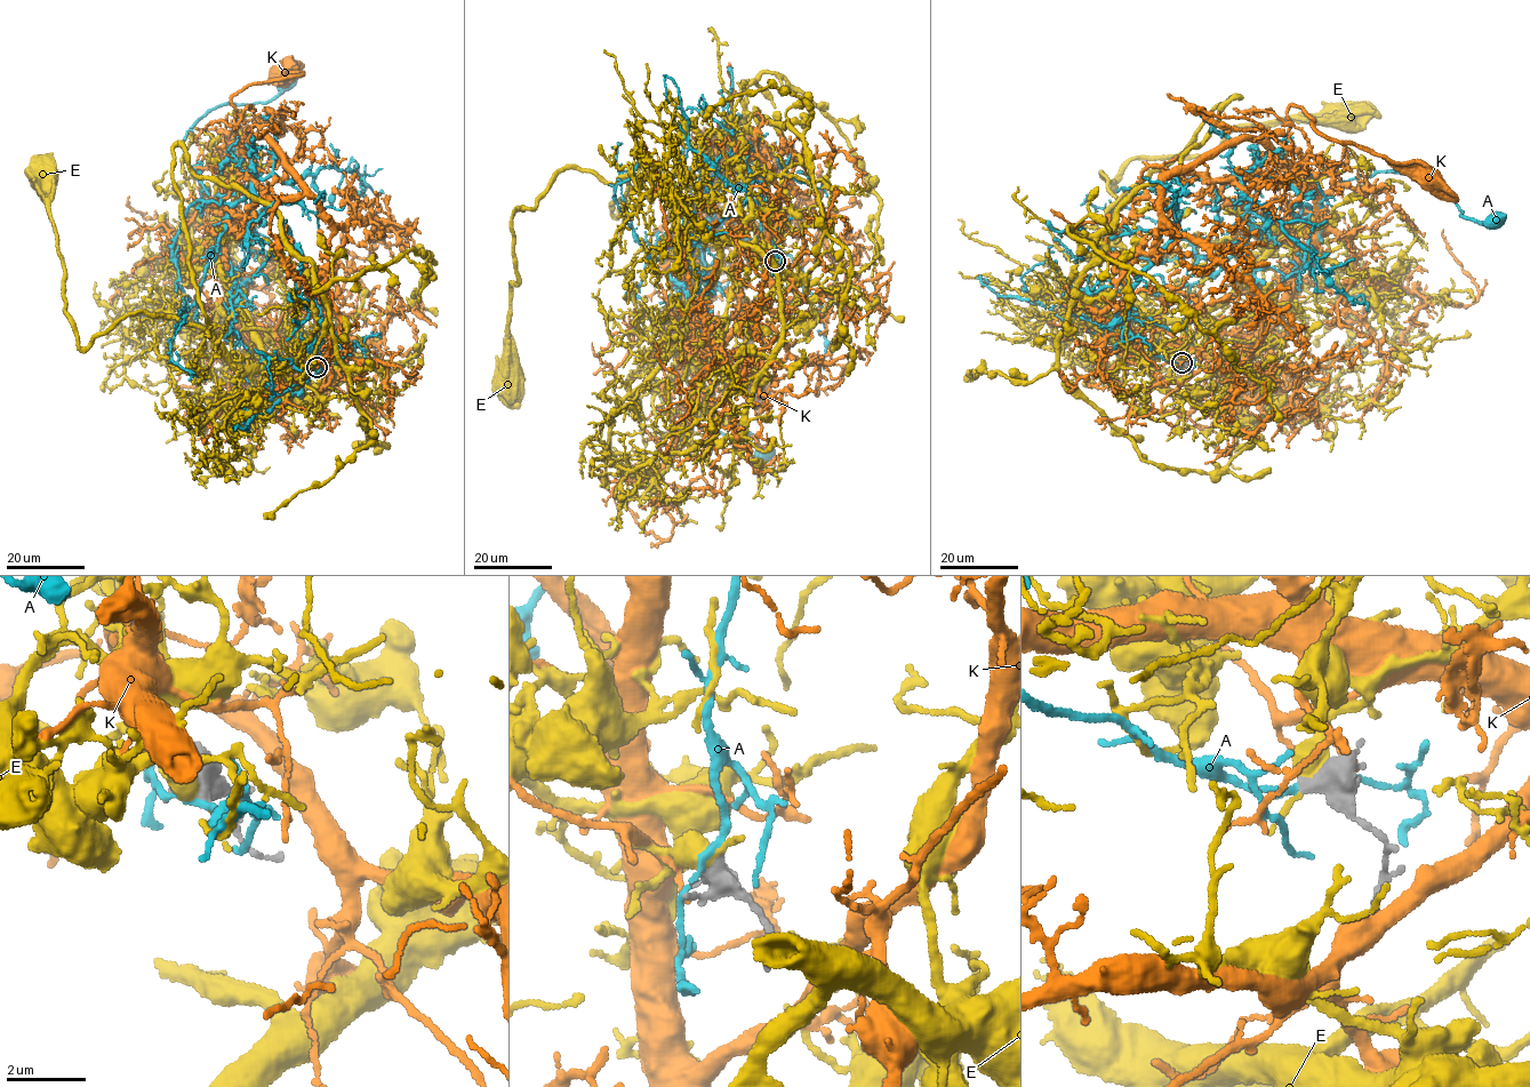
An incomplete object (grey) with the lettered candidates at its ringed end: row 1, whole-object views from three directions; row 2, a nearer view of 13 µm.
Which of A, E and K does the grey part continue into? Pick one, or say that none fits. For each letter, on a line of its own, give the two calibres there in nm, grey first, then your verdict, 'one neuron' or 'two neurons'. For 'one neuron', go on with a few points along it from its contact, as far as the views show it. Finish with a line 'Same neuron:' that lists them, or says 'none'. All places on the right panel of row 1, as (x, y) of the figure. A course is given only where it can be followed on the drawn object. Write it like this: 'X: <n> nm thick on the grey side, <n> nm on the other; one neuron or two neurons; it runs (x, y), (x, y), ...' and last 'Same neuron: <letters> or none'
A: 320 nm thick on the grey side, 140 nm on the other; two neurons
E: 400 nm thick on the grey side, 440 nm on the other; two neurons
K: 360 nm thick on the grey side, 90 nm on the other; two neurons
Same neuron: none

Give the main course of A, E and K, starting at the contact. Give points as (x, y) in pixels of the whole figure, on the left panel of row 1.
A: (317, 367), (313, 284), (255, 194), (263, 167), (222, 206), (182, 144), (198, 118), (286, 80)
E: (317, 366), (304, 352), (285, 378), (248, 369), (201, 327), (143, 312), (81, 349), (40, 173)
K: (317, 362), (309, 348), (247, 317), (222, 240), (239, 136), (231, 100), (249, 85), (302, 73), (285, 65)

